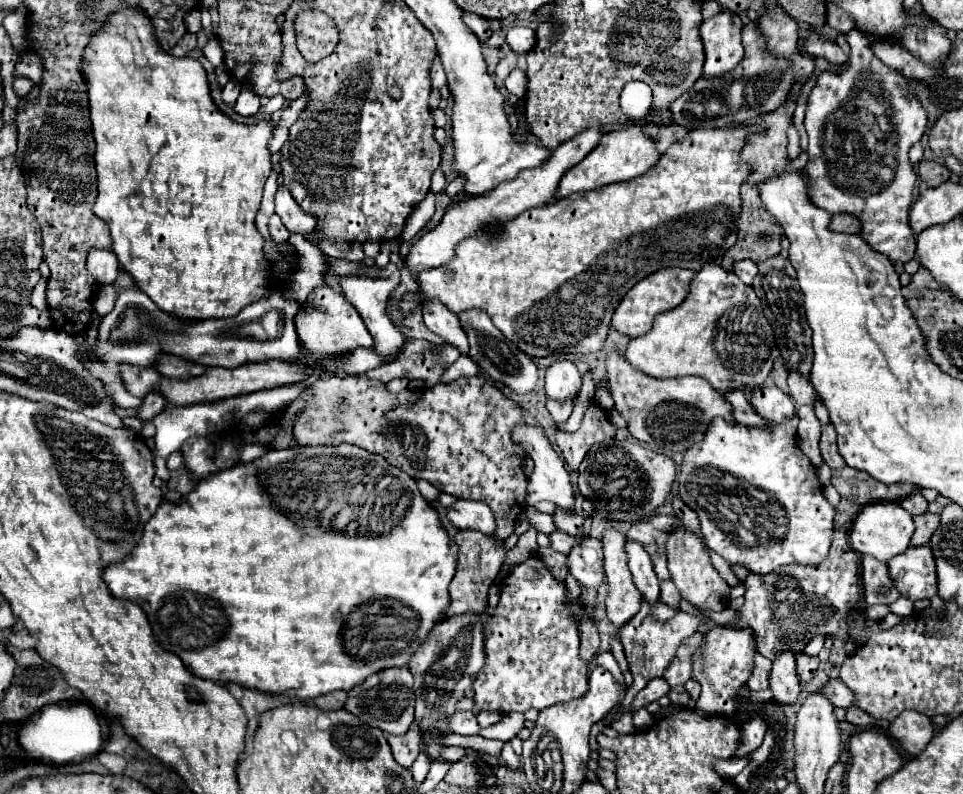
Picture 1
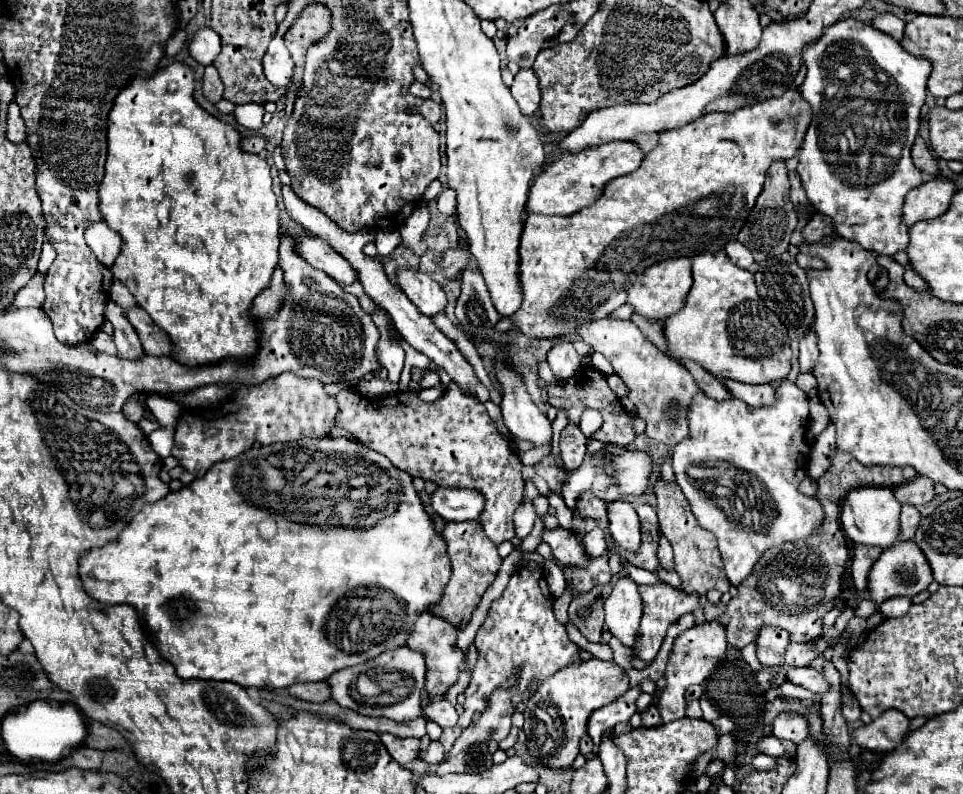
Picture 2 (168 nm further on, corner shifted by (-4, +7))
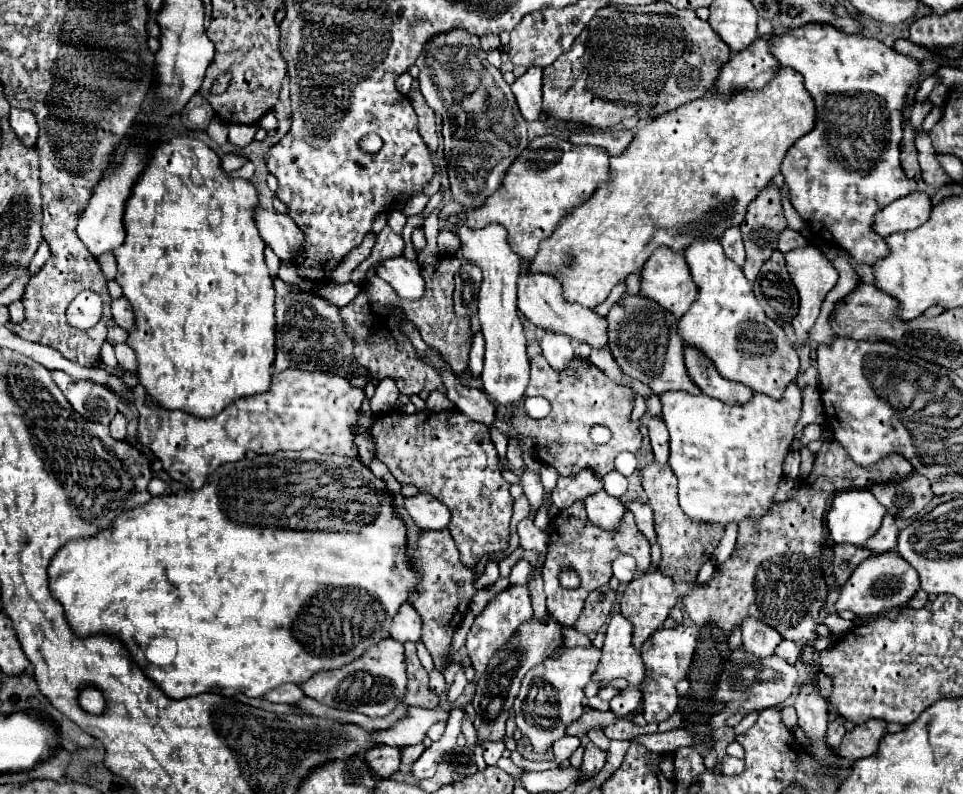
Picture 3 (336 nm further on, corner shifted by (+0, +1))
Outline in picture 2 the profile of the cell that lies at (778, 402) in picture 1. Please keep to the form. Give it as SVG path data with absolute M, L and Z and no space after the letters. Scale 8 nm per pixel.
M723 381L723 385L727 387L727 391L745 401L751 407L763 407L773 403L773 385L745 385L745 383L737 383L737 381Z

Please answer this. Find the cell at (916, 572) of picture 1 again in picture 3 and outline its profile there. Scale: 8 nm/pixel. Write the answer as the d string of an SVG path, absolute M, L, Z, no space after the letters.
M897 551L879 553L879 555L873 555L867 561L863 561L853 571L853 575L845 583L841 595L839 595L837 603L835 603L835 609L837 611L849 609L859 617L887 613L893 607L907 605L909 599L917 593L919 587L921 587L921 581L917 577L917 571L909 563L905 563L905 559Z

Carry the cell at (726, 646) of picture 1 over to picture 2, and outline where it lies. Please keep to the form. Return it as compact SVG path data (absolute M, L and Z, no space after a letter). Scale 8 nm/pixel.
M711 621L711 623L695 625L693 629L687 629L681 635L677 635L671 655L669 655L669 661L667 661L667 669L663 673L667 683L657 699L657 709L665 723L685 717L685 689L695 683L705 683L709 679L709 675L717 669L725 651L727 651L725 629L719 623Z

